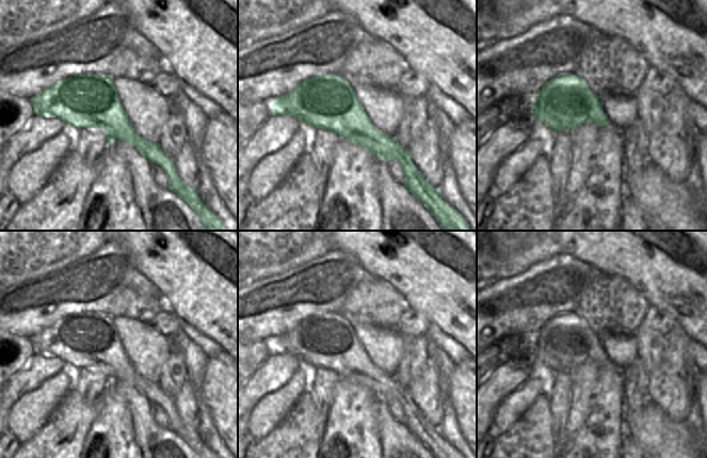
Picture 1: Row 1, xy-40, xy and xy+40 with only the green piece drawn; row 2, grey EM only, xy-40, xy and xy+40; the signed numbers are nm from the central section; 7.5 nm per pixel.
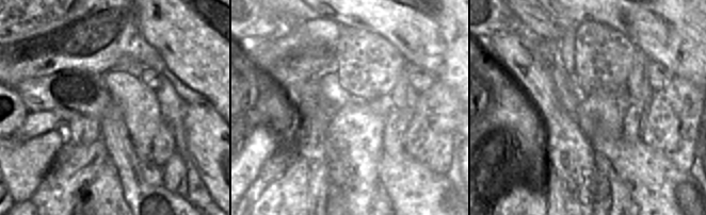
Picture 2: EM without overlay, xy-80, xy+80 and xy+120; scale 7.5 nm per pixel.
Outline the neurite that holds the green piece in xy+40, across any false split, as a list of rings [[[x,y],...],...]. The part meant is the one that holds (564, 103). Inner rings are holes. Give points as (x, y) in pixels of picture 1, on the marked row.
[[[560,75],[547,81],[531,107],[531,119],[549,126],[555,133],[573,130],[585,122],[607,126],[610,121],[584,79]]]

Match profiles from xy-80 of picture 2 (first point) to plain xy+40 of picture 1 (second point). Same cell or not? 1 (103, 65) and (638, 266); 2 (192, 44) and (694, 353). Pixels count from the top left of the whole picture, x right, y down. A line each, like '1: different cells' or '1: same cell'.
1: different cells
2: different cells

